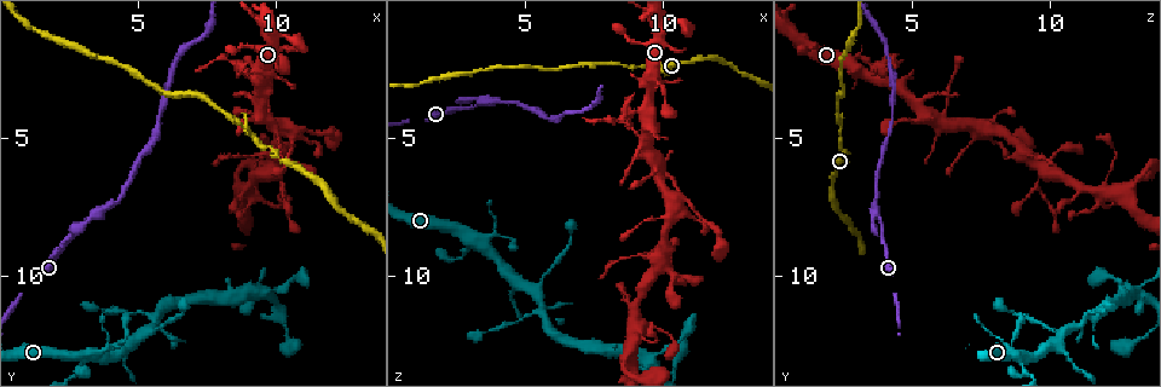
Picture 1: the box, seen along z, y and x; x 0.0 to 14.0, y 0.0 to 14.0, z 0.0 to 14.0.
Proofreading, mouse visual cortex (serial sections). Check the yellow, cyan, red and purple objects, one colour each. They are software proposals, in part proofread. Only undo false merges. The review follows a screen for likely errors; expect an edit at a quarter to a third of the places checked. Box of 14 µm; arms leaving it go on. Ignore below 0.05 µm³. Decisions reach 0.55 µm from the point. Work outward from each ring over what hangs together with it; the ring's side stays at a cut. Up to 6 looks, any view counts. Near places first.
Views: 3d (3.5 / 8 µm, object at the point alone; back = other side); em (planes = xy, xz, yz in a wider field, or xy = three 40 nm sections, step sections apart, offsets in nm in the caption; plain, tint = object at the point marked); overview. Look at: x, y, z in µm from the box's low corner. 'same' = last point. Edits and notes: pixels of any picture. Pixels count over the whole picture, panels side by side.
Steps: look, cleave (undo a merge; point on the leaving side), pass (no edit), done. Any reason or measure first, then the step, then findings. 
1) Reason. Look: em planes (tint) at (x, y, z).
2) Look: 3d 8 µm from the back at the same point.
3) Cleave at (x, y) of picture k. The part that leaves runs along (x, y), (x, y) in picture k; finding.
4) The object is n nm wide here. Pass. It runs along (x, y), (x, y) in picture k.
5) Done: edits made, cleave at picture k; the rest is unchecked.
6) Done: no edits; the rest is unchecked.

Small branch off a trunk. Look: 3d 3.5 µm at (9.5, 3.0, 4.0).

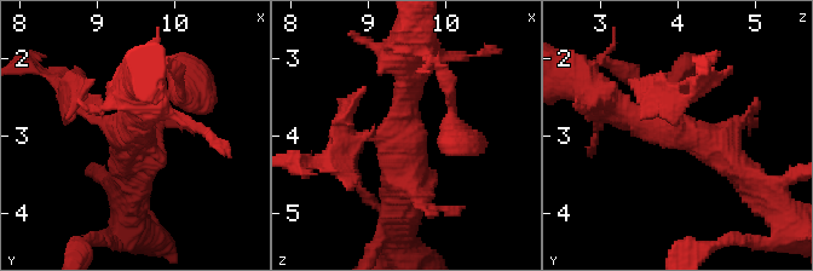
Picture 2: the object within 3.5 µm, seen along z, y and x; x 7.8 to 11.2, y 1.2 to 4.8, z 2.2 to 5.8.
3 arms meet here; the arms are 150, 300, 450 nm wide; need the tissue. Look: em xy step 1 (tint) at (9.45, 2.95, 3.90).

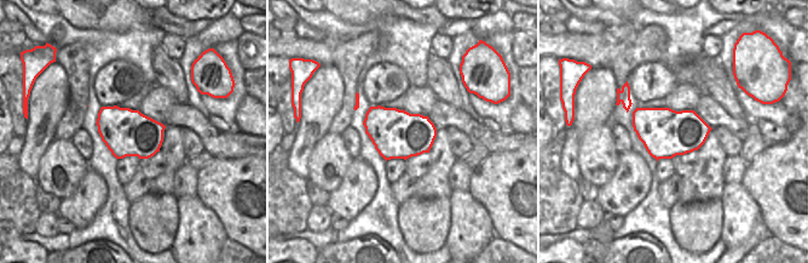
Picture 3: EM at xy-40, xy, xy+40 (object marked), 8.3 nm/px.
The object is 400 nm wide here. Cleave at (65, 108) of picture 2. The part that leaves runs along (372, 131), (349, 153), (304, 161) in picture 2; two cells meet here.

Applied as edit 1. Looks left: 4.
Redraw. Look: overview.

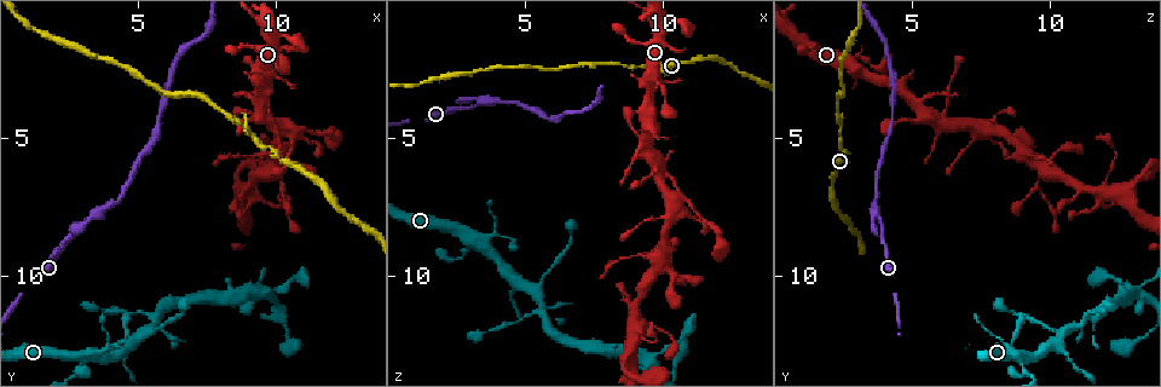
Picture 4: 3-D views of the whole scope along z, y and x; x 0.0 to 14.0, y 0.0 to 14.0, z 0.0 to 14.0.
Four arms meet. Look: 3d 8 µm at (10.1, 4.6, 8.0).

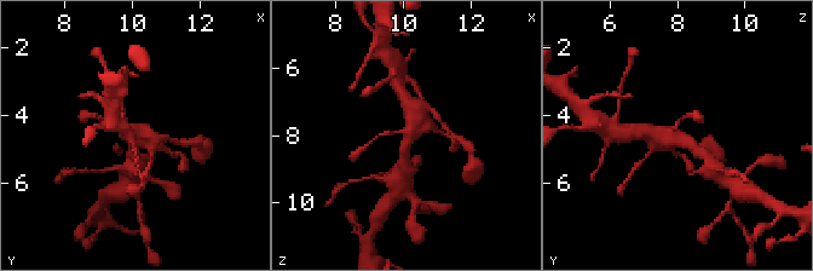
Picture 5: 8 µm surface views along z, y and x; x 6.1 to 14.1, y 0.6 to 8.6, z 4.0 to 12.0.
Zoom in. Look: 3d 3.5 µm at (10.2, 4.6, 8.0).

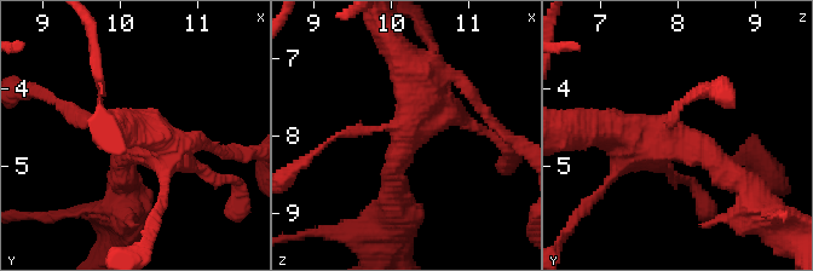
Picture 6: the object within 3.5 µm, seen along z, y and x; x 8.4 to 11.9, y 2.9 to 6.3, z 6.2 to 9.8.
Shape alone is not enough. Look: em xy step 1 (tint) at (10.20, 4.70, 8.00).

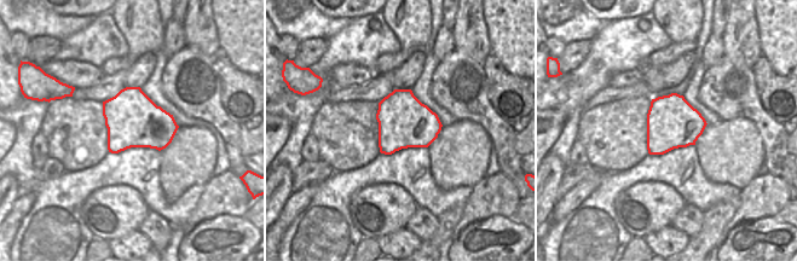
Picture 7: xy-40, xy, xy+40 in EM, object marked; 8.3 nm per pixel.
The object is 420 nm wide here. Pass. It runs along (604, 130), (681, 142), (737, 178) in picture 6; all the same cell.

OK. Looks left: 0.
Done: edits made, cleave at picture 2; the rest is unchecked.

